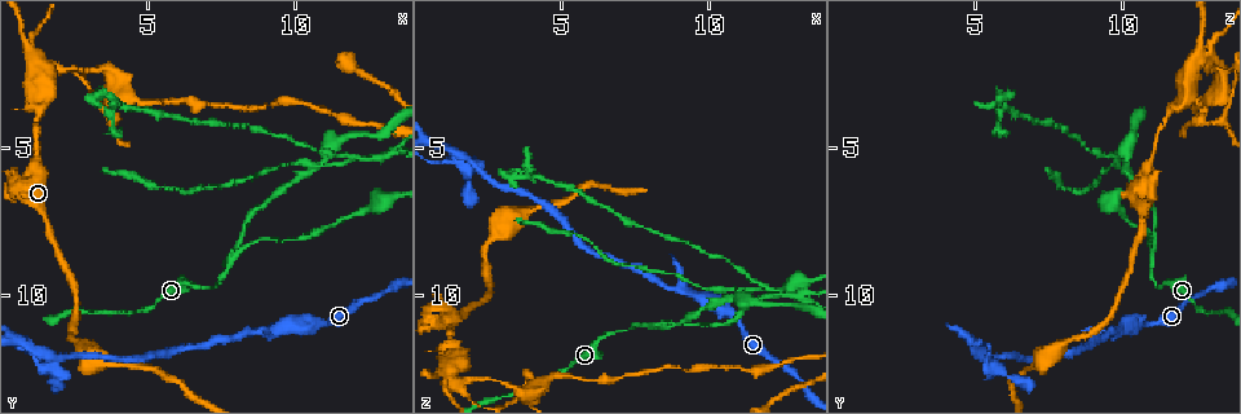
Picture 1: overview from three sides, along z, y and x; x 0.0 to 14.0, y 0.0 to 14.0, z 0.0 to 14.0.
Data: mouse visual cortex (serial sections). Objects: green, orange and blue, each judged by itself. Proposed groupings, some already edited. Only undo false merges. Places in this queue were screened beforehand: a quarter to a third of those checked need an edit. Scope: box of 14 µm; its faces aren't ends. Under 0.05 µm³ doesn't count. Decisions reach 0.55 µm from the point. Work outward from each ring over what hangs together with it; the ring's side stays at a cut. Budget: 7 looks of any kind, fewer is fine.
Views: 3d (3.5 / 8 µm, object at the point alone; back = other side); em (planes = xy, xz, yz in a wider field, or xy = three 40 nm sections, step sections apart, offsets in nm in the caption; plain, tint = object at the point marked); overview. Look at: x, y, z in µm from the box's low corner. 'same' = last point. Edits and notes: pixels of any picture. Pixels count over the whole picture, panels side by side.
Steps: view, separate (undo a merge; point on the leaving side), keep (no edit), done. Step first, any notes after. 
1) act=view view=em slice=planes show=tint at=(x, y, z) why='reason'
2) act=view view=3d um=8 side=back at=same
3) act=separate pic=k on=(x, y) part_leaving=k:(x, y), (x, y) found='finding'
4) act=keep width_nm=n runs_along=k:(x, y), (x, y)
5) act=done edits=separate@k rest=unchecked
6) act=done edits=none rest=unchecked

act=view view=3d um=3.5 at=(1.2, 2.0, 12.7) why='calibre changes'

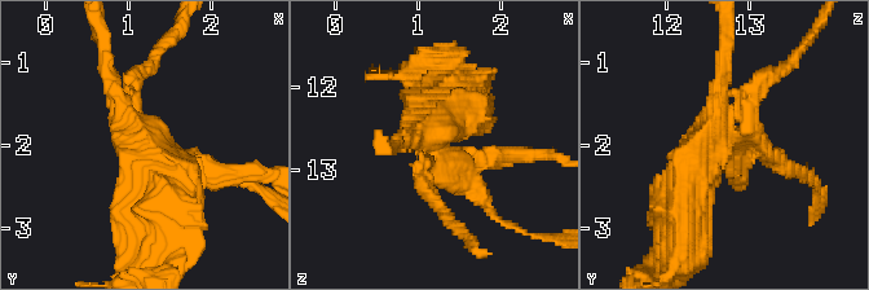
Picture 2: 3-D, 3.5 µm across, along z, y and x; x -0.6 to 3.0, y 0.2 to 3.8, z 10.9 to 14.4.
act=view view=em slice=xy step=3 show=plain at=(1.25, 2.05, 12.65) why='need the tissue'

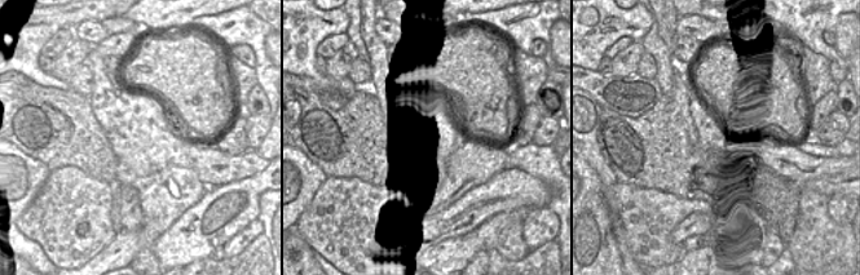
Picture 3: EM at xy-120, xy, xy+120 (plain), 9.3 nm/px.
act=view view=em slice=xy step=3 show=tint at=same why='with the object marked'

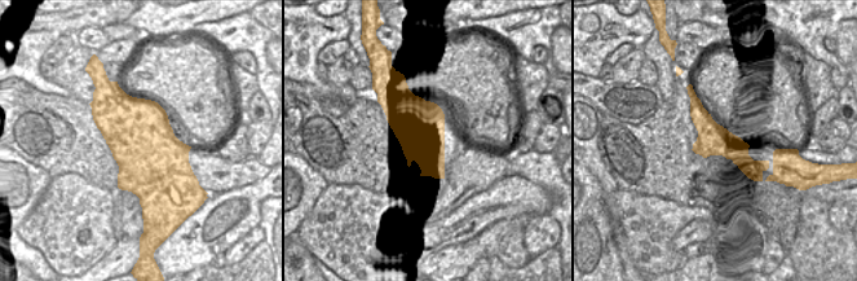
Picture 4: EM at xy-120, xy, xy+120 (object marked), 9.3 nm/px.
act=separate pic=2 on=(497, 153) width_nm=480 part_leaving=2:(451, 158), (559, 158) found='a second cell is stuck on'

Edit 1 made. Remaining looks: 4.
act=view view=3d um=8 side=back at=(8.2, 8.3, 11.1) why='a fork'

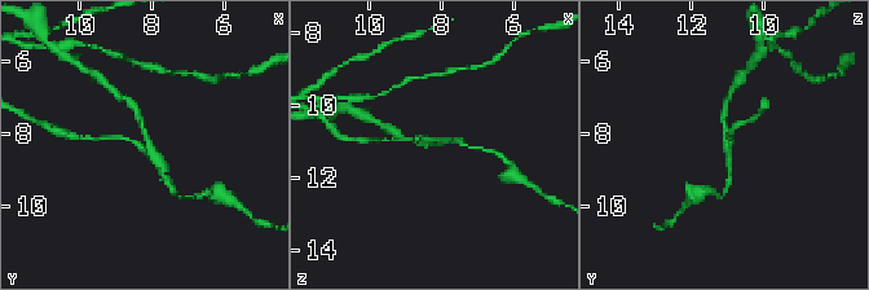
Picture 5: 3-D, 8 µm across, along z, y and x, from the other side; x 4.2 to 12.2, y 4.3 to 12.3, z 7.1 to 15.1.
act=view view=em slice=xy step=5 show=tint at=(8.2, 8.3, 11.1) arms=3 arm_widths_nm=100,150,150 why='need the tissue'

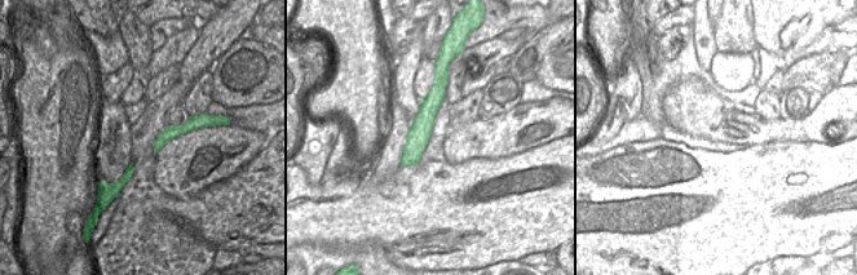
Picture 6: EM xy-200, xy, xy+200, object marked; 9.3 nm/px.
act=separate pic=5 on=(139, 117) part_leaving=5:(160, 168), (151, 156), (139, 121) found='a second cell is stuck on'

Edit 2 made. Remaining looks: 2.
act=done edits=separate@2,separate@5 rest=unchecked

